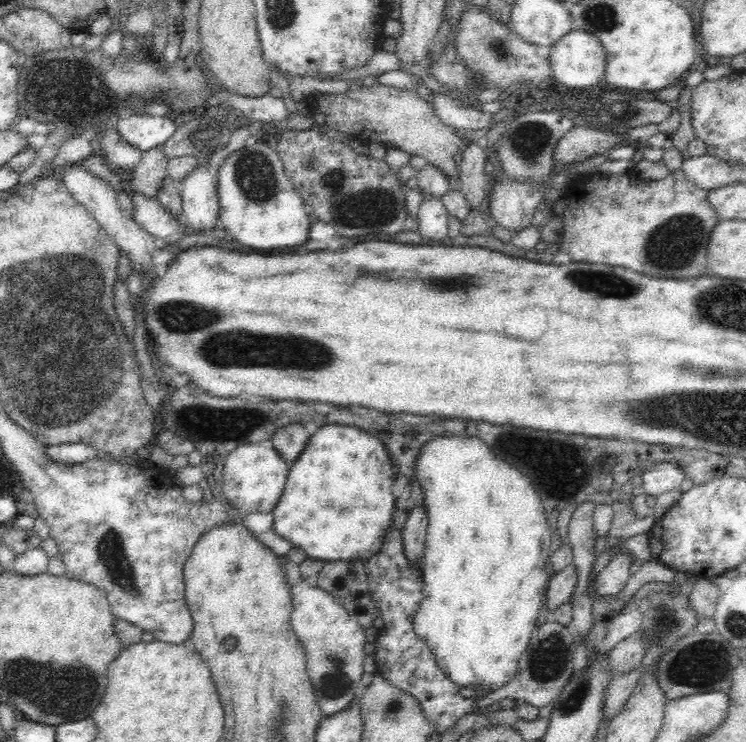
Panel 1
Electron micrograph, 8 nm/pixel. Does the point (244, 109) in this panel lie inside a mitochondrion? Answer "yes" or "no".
no

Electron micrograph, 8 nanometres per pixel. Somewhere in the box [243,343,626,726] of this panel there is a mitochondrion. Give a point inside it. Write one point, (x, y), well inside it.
(550, 656)

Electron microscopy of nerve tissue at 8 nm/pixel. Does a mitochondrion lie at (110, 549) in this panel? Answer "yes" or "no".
yes

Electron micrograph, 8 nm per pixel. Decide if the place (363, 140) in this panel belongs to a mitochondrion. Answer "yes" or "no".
no

